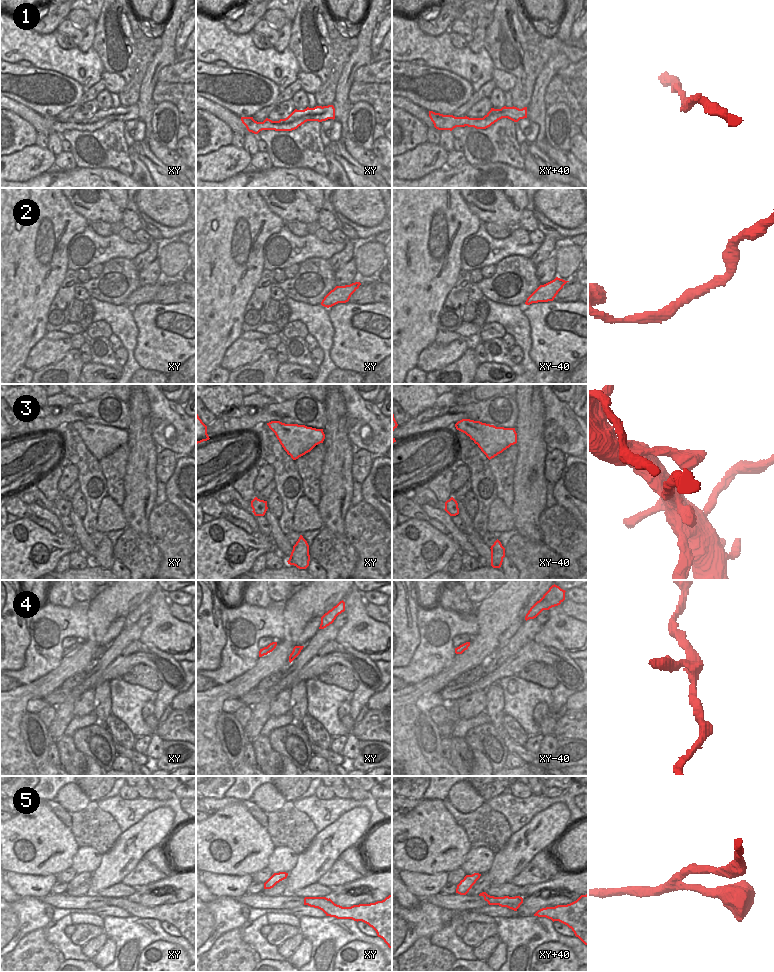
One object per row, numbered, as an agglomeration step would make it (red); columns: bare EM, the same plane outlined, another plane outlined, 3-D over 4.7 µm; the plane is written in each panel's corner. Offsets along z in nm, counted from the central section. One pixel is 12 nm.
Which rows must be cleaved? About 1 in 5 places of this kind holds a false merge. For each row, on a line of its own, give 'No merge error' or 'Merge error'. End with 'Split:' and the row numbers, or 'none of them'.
1: No merge error
2: No merge error
3: No merge error
4: No merge error
5: No merge error
Split: none of them

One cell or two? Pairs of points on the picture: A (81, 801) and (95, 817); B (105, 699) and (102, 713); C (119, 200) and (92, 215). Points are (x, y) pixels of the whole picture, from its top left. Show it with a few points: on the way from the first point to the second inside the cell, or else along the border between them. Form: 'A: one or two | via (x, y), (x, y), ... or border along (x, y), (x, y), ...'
A: two | border along (90, 801), (79, 811), (68, 811), (62, 807)
B: one | via (103, 702), (103, 710)
C: one | via (112, 202), (105, 202), (99, 208)

